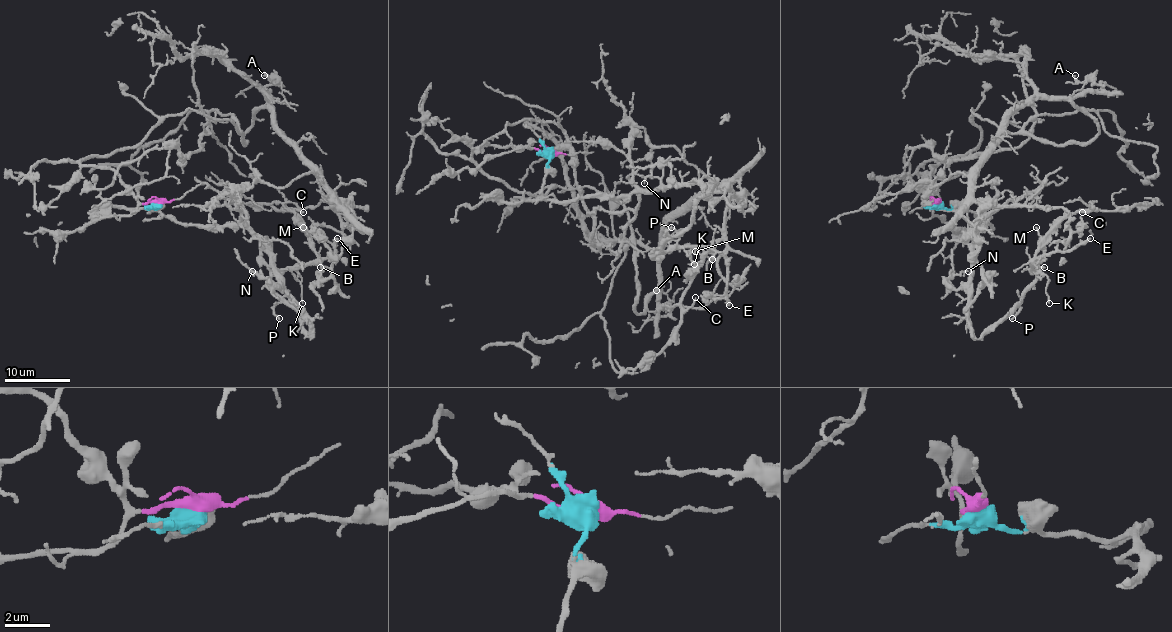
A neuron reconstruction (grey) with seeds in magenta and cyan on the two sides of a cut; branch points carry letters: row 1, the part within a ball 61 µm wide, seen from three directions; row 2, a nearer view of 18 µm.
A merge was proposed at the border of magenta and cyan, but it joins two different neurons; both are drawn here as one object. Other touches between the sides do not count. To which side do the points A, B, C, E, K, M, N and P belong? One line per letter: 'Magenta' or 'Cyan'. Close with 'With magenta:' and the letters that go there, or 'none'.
A: Magenta
B: Cyan
C: Cyan
E: Cyan
K: Cyan
M: Cyan
N: Cyan
P: Cyan
With magenta: A

